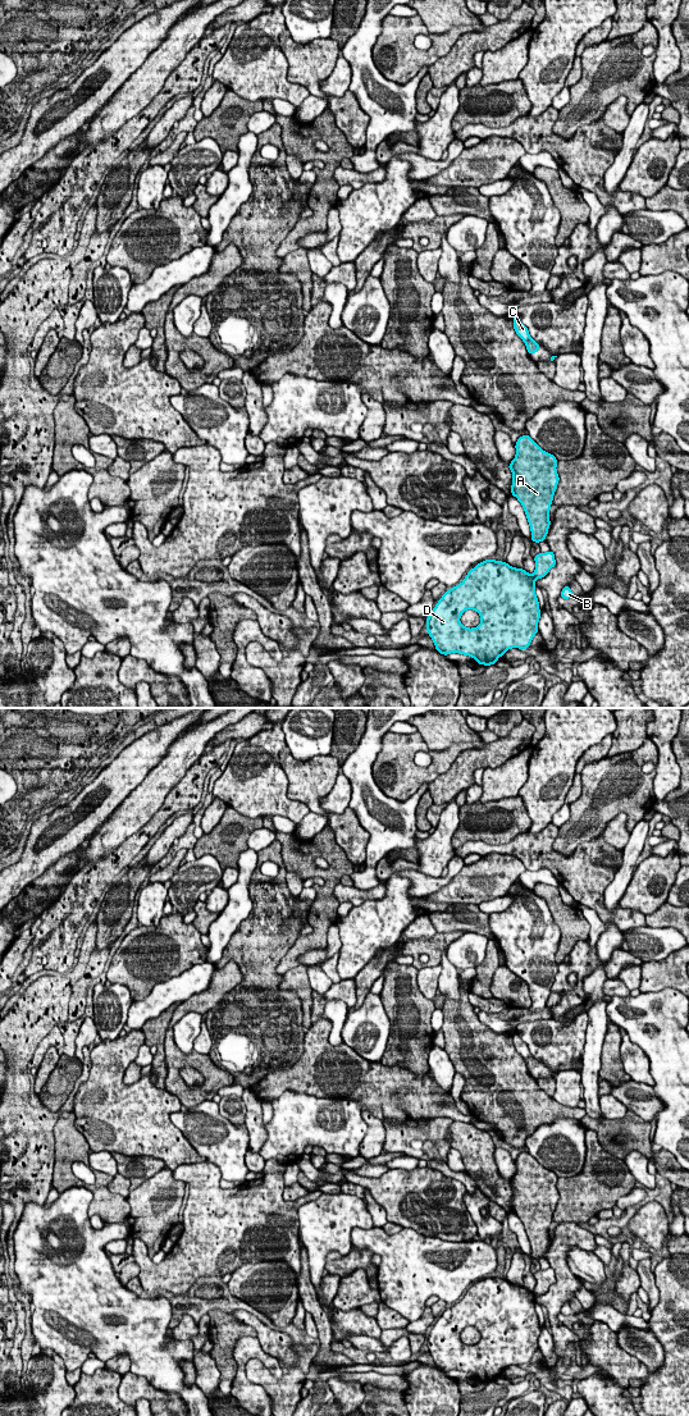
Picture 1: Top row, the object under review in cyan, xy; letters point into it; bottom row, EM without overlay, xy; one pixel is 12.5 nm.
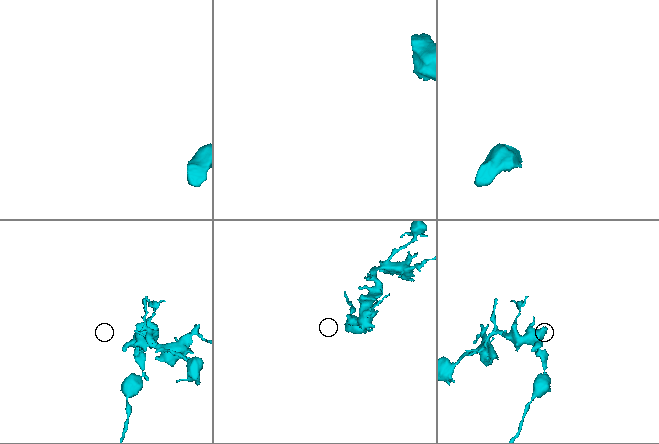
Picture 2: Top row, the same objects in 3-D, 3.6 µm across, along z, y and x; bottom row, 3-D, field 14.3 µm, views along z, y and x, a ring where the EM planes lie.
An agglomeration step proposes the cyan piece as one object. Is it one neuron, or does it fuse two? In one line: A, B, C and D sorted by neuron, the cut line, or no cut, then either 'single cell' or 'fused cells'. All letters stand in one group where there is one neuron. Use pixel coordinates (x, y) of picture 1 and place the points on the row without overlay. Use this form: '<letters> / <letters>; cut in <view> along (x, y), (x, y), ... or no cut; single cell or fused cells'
A B C / D; cut in xy along (532, 1292), (535, 1296); fused cells

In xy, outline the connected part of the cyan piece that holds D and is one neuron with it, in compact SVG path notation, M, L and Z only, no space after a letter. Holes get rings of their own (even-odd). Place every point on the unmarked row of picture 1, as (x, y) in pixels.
M489 1275L478 1280L461 1301L442 1312L426 1334L425 1342L435 1367L441 1371L470 1372L478 1379L476 1381L490 1383L511 1365L529 1365L534 1352L539 1349L539 1335L540 1326L533 1292L507 1279ZM466 1326L474 1326L480 1332L479 1343L469 1346L460 1339Z

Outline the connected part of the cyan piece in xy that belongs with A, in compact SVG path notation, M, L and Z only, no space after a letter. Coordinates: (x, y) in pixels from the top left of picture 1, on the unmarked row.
M529 1151L521 1152L516 1161L516 1173L508 1182L512 1188L511 1212L521 1220L531 1248L531 1259L544 1259L549 1238L549 1227L560 1198L552 1170L543 1168Z

